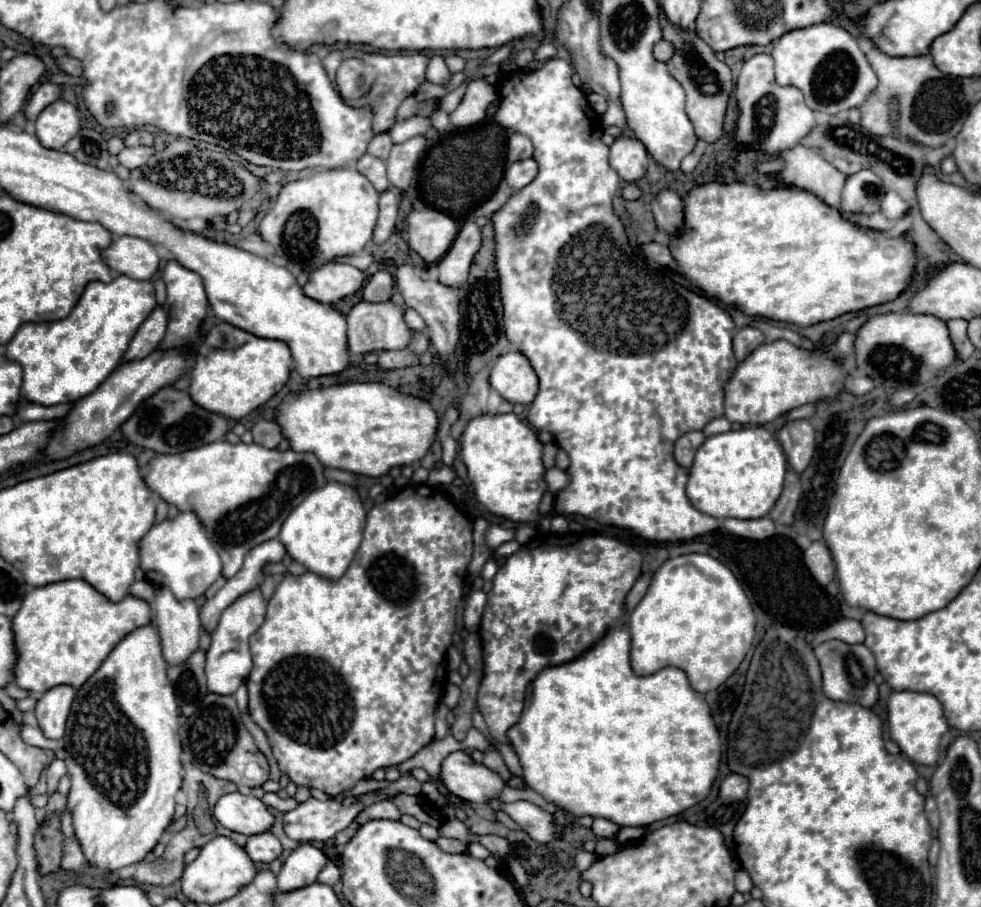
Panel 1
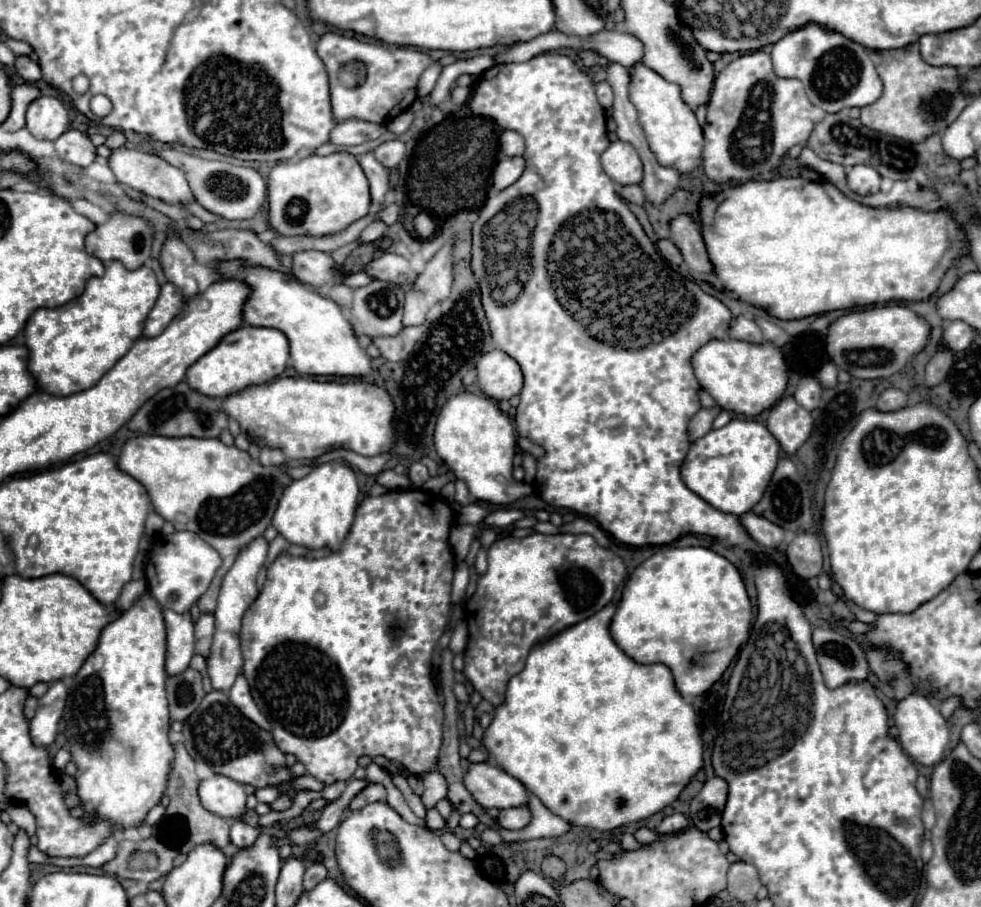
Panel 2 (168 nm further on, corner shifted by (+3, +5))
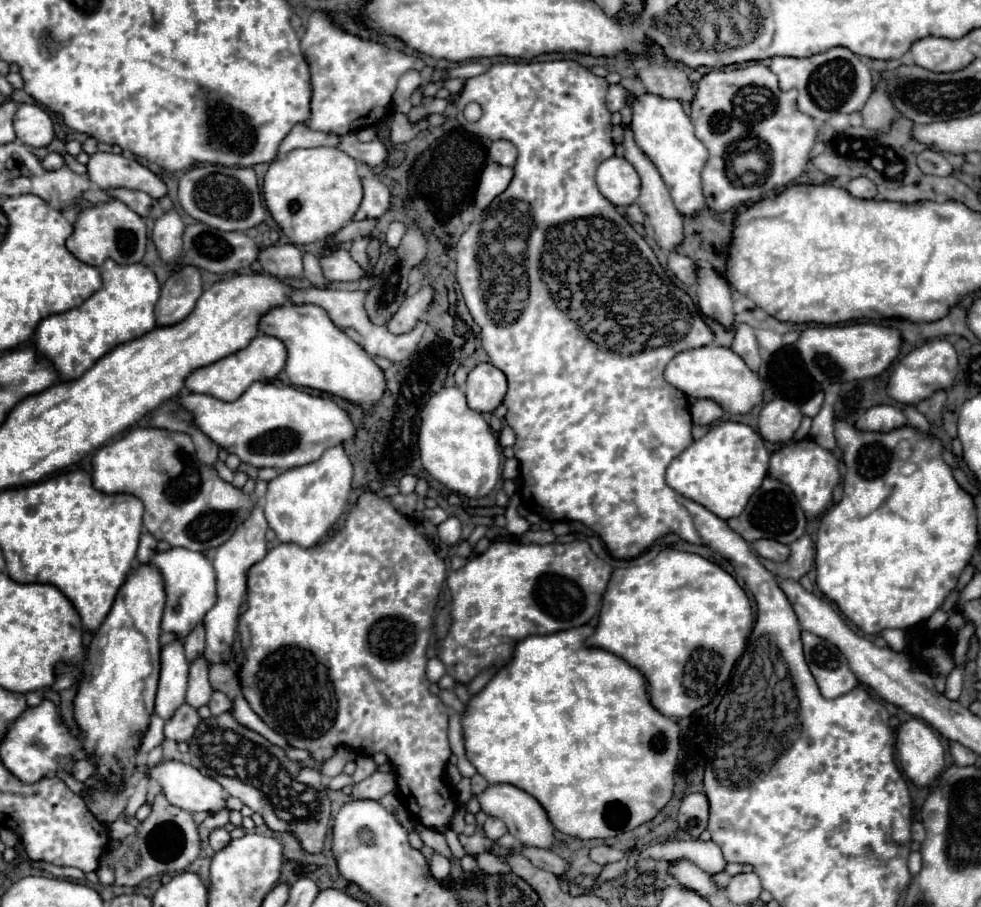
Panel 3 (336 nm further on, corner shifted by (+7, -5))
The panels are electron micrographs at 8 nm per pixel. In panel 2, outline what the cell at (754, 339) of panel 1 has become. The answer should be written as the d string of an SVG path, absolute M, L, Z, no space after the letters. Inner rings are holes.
M738 316L732 322L732 326L730 326L730 338L752 342L752 344L762 344L764 342L760 326L754 320L746 318L746 316Z

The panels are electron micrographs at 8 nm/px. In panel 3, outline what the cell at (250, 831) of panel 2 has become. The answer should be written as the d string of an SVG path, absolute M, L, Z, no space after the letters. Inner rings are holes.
M218 828L218 830L212 830L210 832L210 846L212 846L212 850L222 850L222 848L226 848L228 844L230 844L230 832L226 830L226 828Z

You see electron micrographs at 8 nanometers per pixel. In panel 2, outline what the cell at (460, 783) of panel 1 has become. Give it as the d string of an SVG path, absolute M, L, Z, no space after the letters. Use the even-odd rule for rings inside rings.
M462 760L462 766L468 768L464 778L466 788L484 808L502 810L512 806L528 806L528 790L518 778L484 762L470 764L468 760Z

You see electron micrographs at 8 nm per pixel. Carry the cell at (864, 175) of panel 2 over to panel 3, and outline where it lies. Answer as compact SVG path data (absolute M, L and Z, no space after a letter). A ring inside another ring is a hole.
M852 178L846 184L846 190L848 190L848 194L852 194L854 198L860 198L860 200L870 200L876 196L874 182L866 180L866 178Z

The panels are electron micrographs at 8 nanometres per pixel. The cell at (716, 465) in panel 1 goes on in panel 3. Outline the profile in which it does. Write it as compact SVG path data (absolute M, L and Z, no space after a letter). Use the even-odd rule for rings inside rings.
M722 422L672 460L666 470L666 482L684 498L702 504L722 520L730 520L740 516L752 494L762 486L768 464L770 454L758 432L740 422Z

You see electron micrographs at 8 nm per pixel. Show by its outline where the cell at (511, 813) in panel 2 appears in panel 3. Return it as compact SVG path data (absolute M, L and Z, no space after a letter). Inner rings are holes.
M492 816L486 818L486 836L488 836L490 840L498 840L498 838L502 838L506 832L508 832L508 828L504 826L502 820L492 818Z

